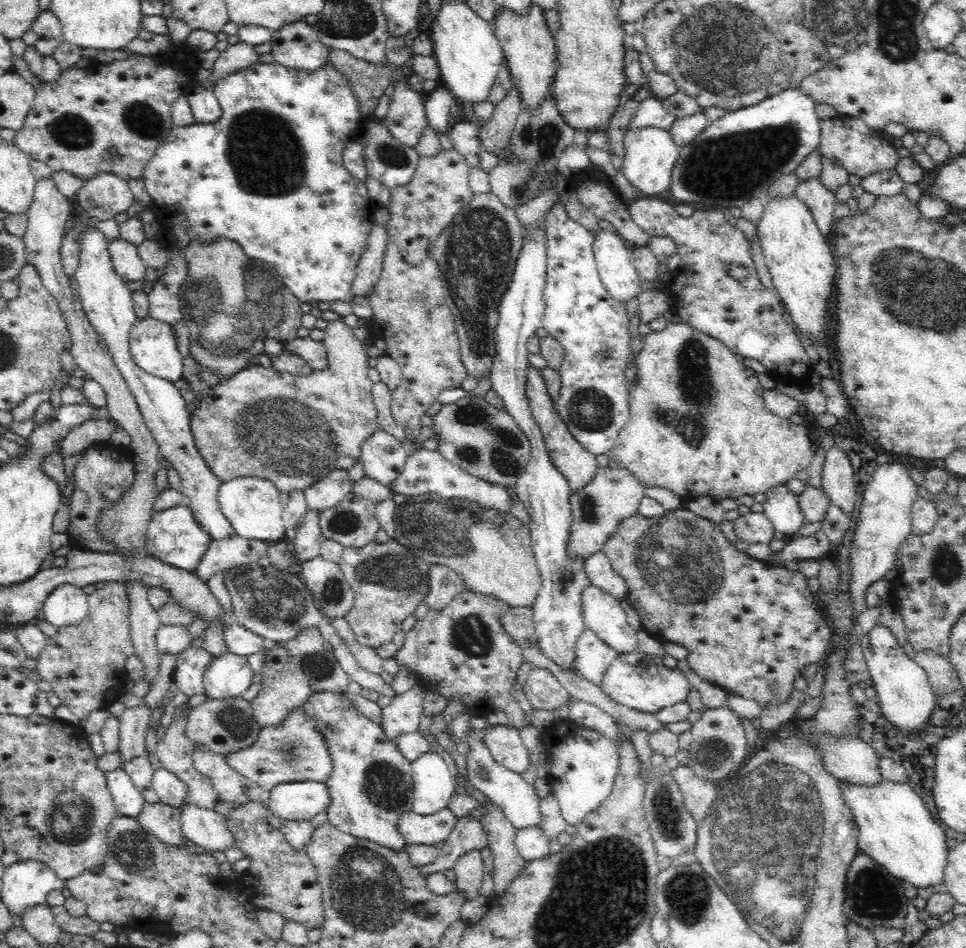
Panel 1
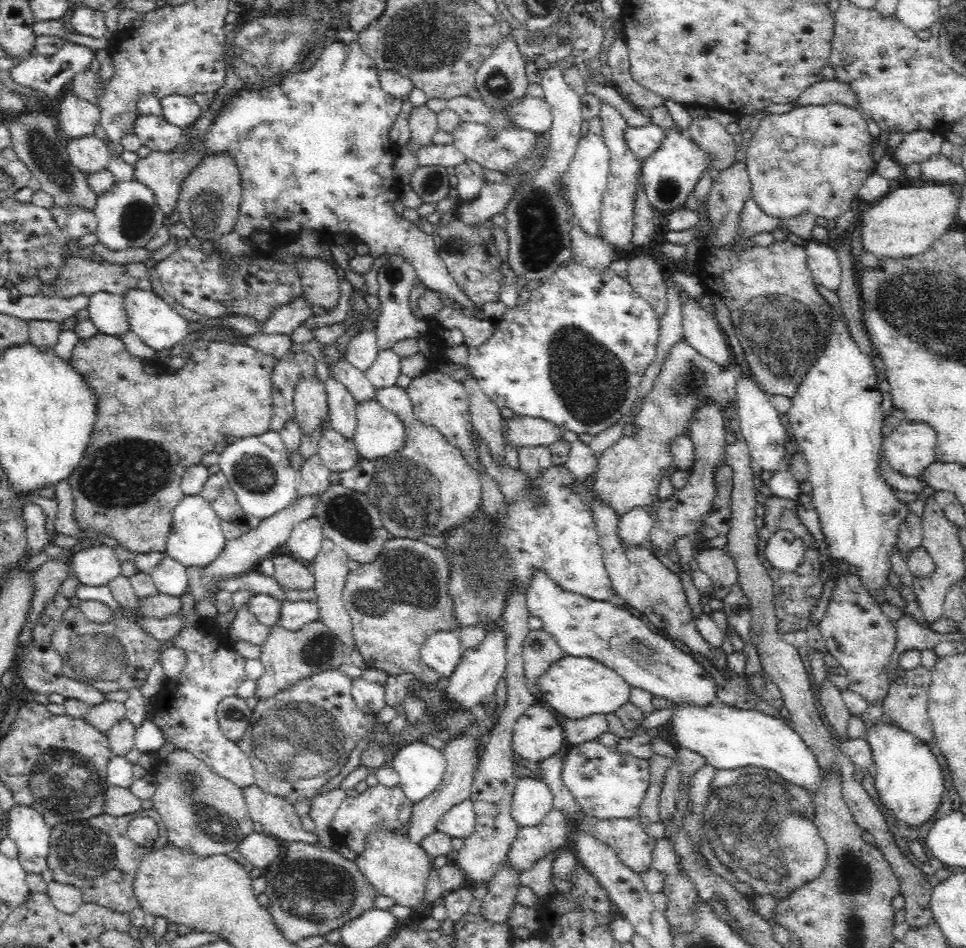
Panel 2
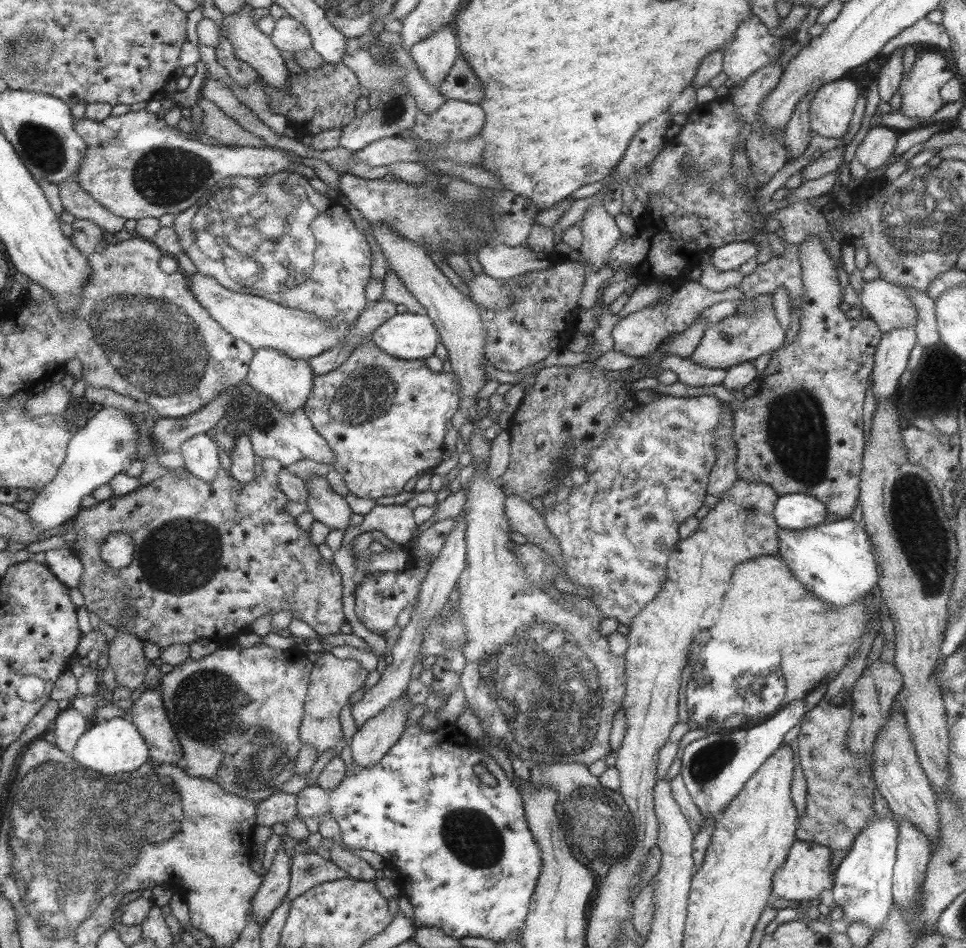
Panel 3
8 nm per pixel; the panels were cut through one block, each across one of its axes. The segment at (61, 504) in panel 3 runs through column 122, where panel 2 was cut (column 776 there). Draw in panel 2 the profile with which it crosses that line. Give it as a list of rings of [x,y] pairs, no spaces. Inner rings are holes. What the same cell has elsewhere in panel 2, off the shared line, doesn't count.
[[[745,372],[738,380],[738,407],[736,410],[744,441],[748,445],[752,464],[764,472],[777,473],[786,456],[786,430],[782,423],[782,414],[770,403],[769,395]]]

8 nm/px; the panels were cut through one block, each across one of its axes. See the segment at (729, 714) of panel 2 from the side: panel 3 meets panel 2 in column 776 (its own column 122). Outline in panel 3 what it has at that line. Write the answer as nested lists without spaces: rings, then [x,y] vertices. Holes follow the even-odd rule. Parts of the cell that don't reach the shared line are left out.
[[[121,717],[112,718],[94,727],[91,726],[80,738],[79,744],[73,750],[73,755],[83,767],[113,775],[139,769],[148,760],[148,747],[134,722]]]

